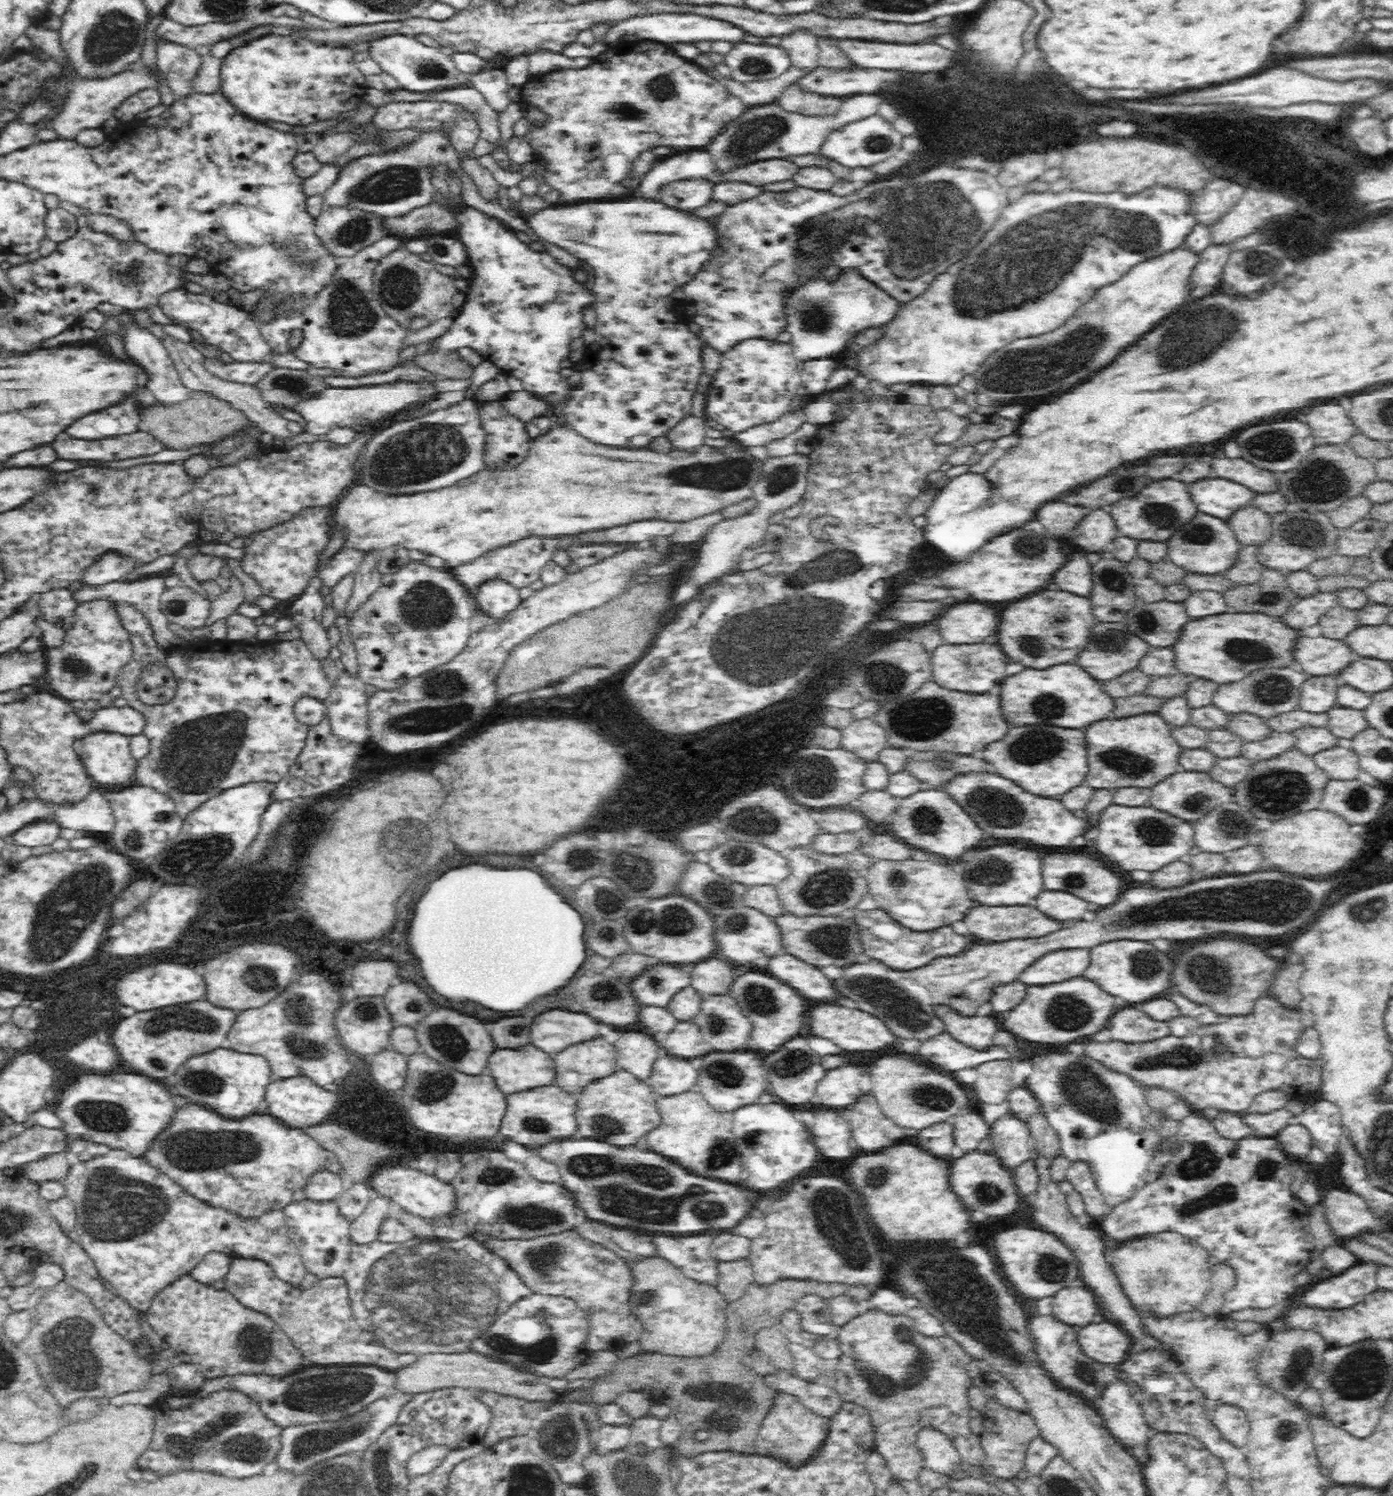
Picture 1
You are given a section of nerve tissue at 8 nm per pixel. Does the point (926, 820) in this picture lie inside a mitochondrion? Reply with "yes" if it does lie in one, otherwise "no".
yes

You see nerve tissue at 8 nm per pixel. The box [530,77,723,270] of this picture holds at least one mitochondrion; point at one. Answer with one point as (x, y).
(626, 111)

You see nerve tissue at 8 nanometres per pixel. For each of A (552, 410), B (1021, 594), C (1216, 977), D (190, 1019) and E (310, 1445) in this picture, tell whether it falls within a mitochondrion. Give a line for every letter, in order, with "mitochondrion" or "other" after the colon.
A: other
B: other
C: mitochondrion
D: mitochondrion
E: mitochondrion

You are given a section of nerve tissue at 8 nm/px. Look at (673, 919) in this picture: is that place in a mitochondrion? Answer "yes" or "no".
yes

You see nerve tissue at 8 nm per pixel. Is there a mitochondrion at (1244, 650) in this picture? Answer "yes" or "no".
yes

